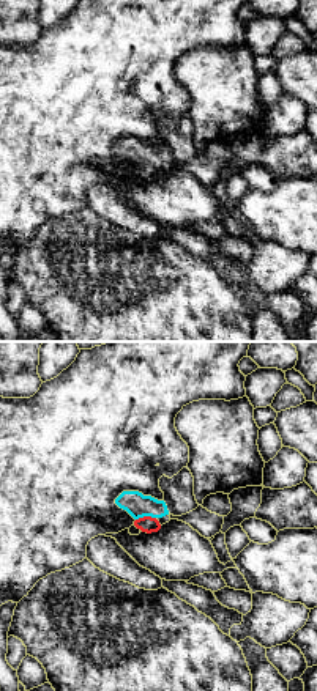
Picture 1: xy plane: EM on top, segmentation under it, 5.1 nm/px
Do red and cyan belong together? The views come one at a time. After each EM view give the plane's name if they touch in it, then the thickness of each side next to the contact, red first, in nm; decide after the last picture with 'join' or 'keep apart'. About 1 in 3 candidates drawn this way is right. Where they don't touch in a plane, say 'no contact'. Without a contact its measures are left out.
xy | 90/120 nm

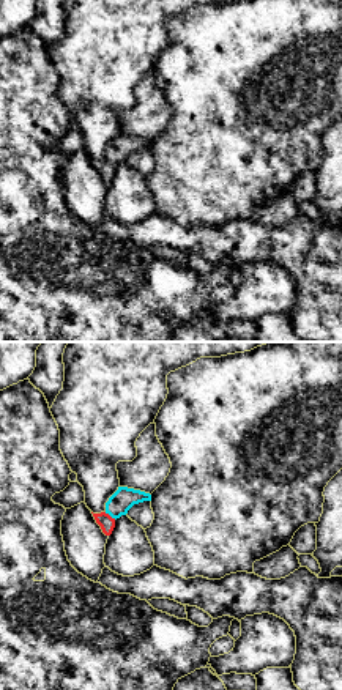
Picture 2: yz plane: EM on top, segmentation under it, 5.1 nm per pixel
yz | 80/120 nm

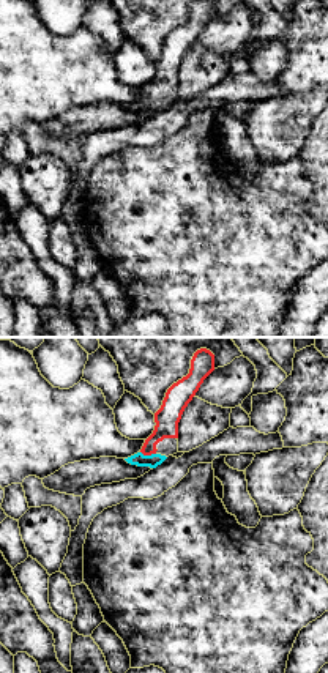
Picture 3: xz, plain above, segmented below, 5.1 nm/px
xz | 120/70 nm

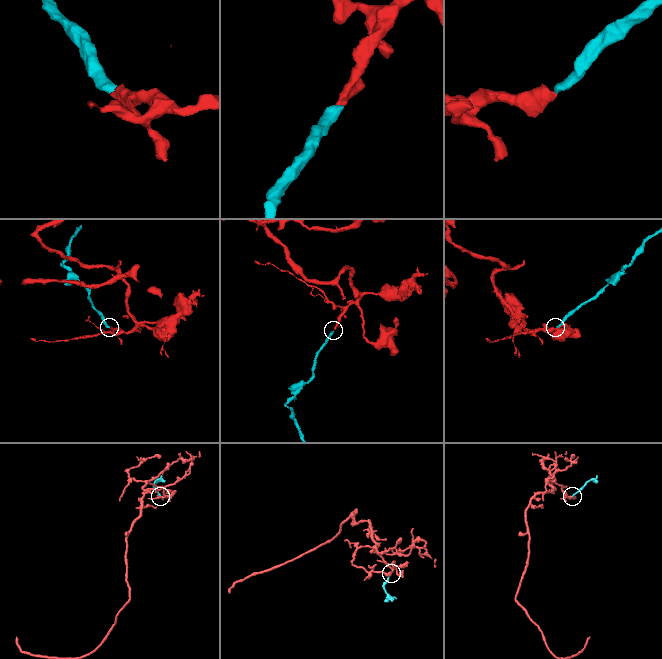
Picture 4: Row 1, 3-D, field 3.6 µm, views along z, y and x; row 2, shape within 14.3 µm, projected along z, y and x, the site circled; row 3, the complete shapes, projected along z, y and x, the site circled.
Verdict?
join

